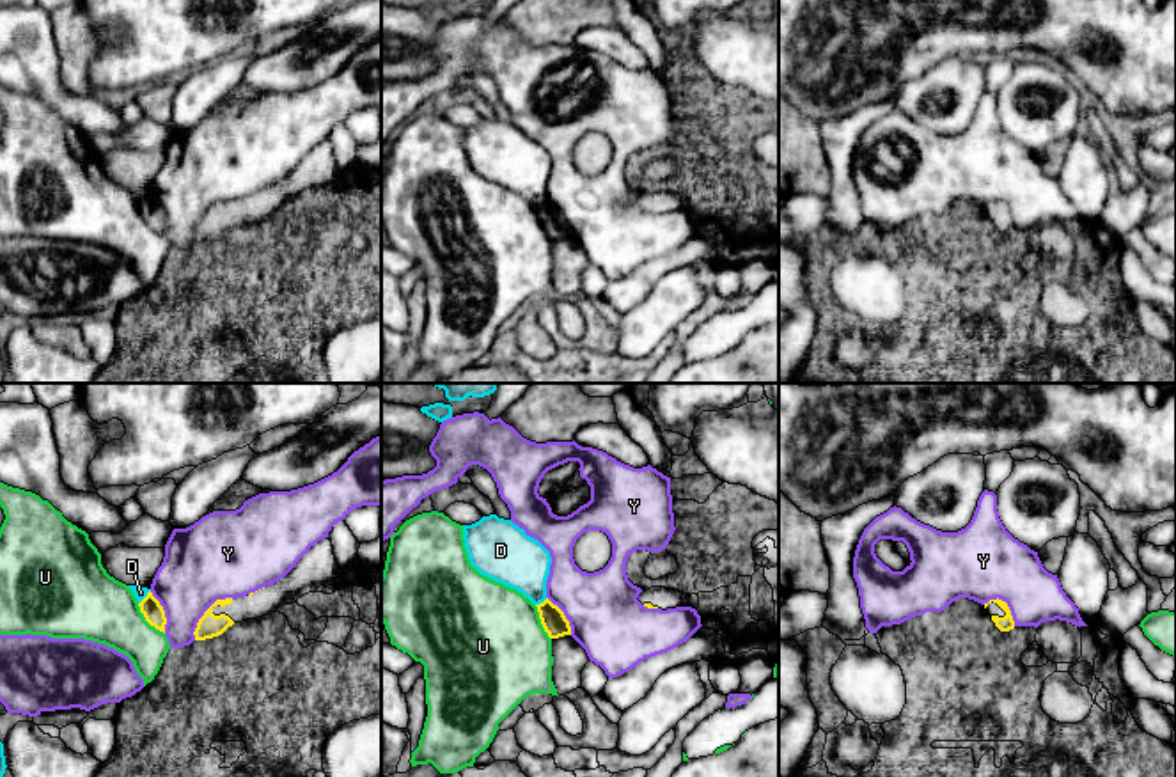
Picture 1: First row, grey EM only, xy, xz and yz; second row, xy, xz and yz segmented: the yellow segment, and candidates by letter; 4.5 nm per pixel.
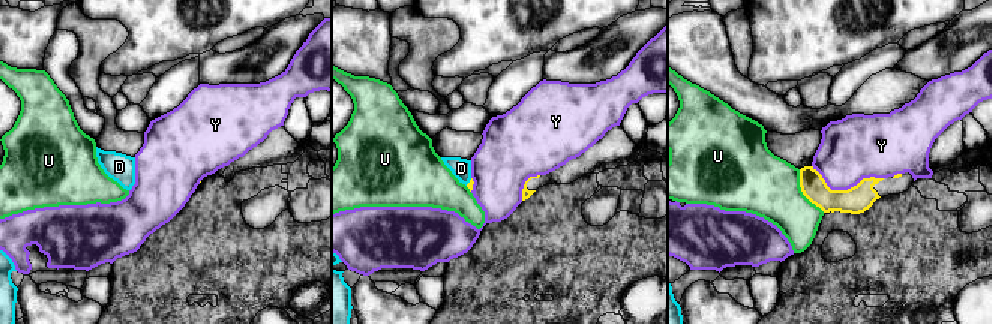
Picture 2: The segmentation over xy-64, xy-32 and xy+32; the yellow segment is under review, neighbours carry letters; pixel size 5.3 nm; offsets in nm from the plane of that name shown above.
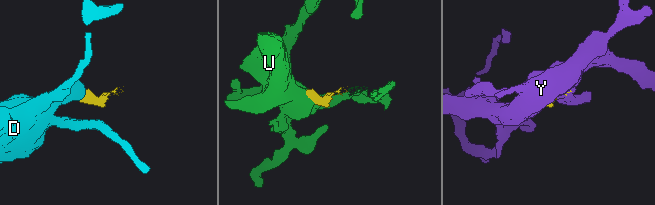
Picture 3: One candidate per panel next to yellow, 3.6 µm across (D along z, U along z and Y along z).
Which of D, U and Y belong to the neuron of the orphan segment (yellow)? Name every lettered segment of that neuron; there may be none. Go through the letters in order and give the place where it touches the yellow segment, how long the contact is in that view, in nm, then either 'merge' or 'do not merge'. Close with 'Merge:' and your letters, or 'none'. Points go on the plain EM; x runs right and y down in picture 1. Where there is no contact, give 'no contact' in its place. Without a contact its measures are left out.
D: meets yellow in xy at (146, 199); contact 90 nm long; do not merge
U: meets yellow in xy at (148, 224); contact 190 nm long; do not merge
Y: meets yellow in xy at (204, 215); contact 260 nm long; do not merge
Merge: none

